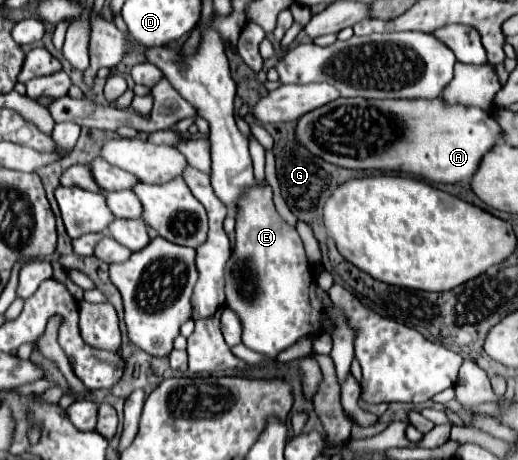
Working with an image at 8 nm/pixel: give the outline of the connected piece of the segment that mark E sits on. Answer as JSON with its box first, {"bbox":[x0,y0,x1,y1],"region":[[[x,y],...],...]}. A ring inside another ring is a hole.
{"bbox":[225,187,323,361],"region":[[[253,187],[249,203],[235,219],[237,243],[225,277],[227,307],[233,307],[243,323],[243,345],[275,361],[299,337],[321,331],[323,307],[315,295],[315,279],[299,233],[277,215],[271,187]]]}

